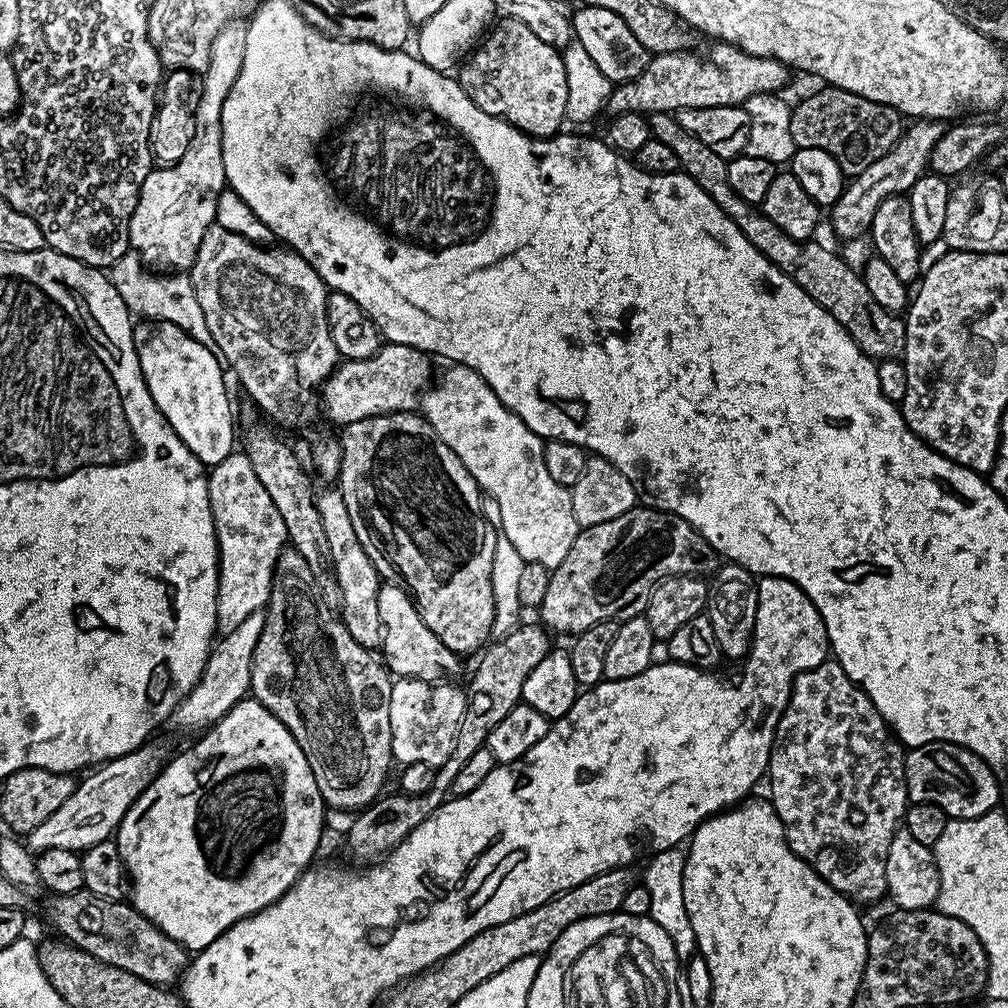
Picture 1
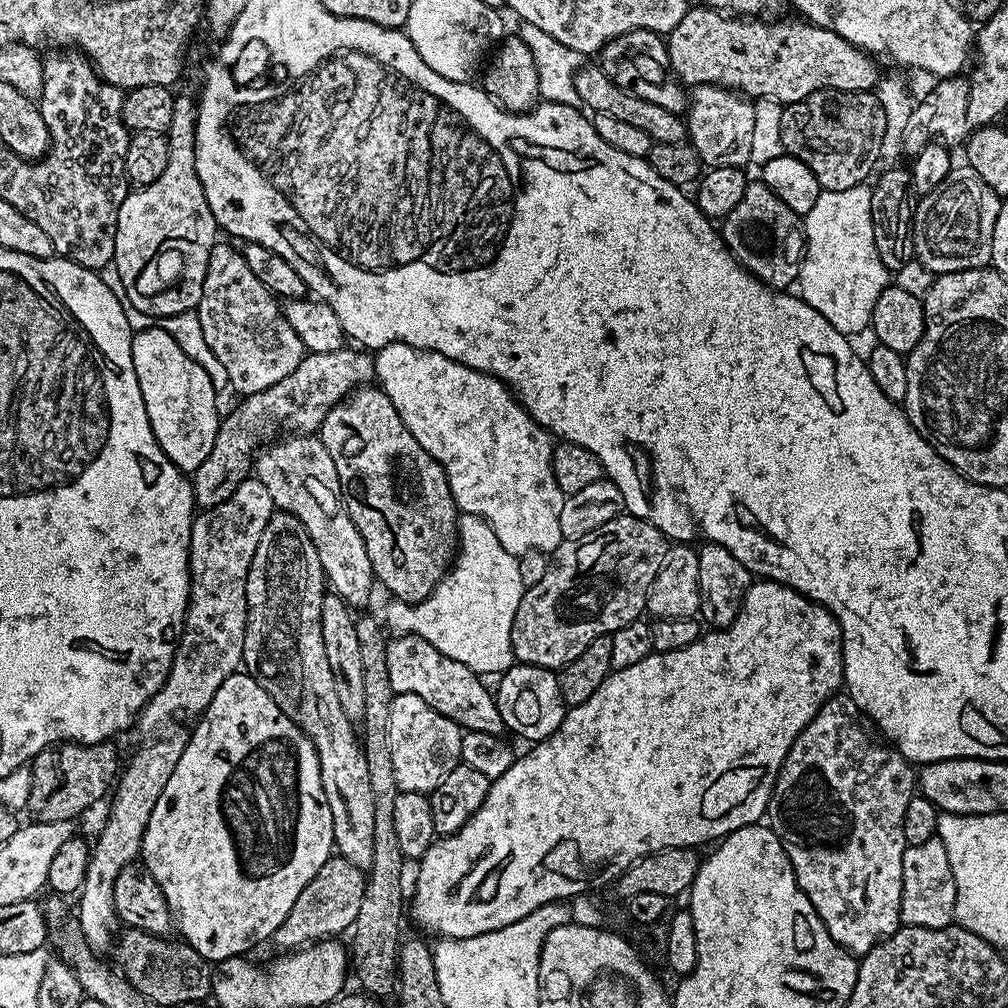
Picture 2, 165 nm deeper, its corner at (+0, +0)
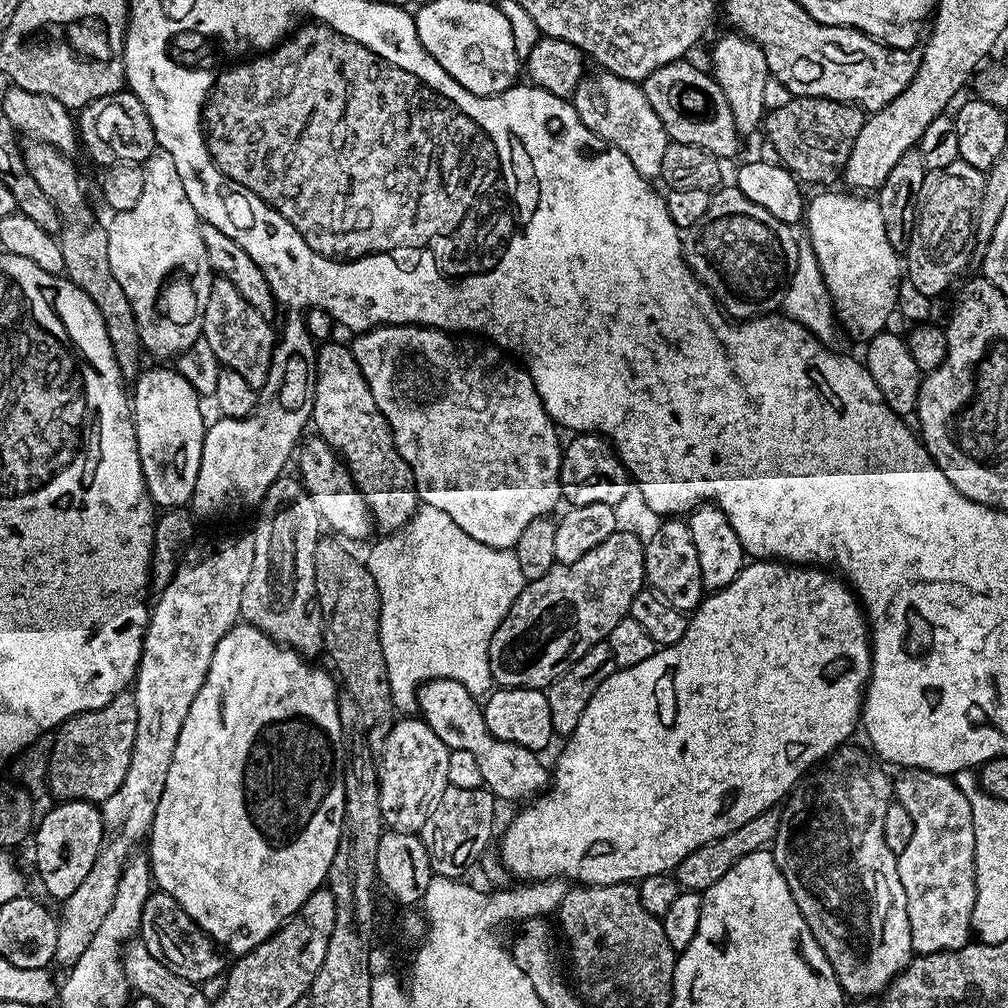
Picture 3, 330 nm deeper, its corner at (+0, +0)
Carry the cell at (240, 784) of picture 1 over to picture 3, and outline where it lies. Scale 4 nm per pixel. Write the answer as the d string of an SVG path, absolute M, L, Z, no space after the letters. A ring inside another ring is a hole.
M238 622L218 642L214 658L210 658L210 670L186 722L182 722L182 734L178 734L178 746L174 746L174 758L170 762L170 774L166 774L166 786L154 814L152 831L146 840L146 855L152 869L152 879L159 891L170 894L186 914L211 938L213 944L225 953L233 952L239 958L254 950L270 934L274 934L296 913L298 906L314 894L327 881L330 862L334 862L334 850L338 850L338 838L344 817L344 757L346 745L342 718L338 718L340 696L337 681L327 667L315 668L293 648L285 648L247 622Z

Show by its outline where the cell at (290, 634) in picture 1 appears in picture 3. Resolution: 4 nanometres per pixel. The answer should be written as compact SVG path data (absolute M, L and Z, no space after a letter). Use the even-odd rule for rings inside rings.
M282 474L272 483L264 501L258 506L260 517L257 518L254 529L254 566L246 582L246 590L242 590L240 615L277 644L293 648L305 658L316 658L312 656L324 652L324 619L316 597L314 578L314 550L322 535L322 521L318 506L308 489L295 475L288 475Z

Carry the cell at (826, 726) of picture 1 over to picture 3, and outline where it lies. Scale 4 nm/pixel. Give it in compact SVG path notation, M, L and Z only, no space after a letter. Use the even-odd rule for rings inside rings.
M841 747L831 757L832 765L829 768L821 767L819 769L821 772L820 777L816 780L816 788L806 789L801 800L796 797L796 794L792 794L783 801L782 807L779 809L780 825L770 851L776 860L778 870L782 870L782 874L790 886L790 894L794 898L806 926L810 926L818 946L824 948L826 958L830 962L830 966L834 966L834 974L845 993L852 998L875 998L881 995L884 989L891 984L892 979L905 968L914 953L910 934L910 918L906 914L906 890L902 890L902 878L898 878L897 853L892 852L890 846L886 846L886 834L882 834L882 825L886 822L886 810L894 802L894 780L891 775L888 777L883 772L883 770L885 771L883 767L875 768L858 749L852 747Z

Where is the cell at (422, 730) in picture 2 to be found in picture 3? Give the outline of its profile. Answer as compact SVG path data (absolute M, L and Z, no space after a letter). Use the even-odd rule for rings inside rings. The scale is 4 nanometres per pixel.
M400 718L392 725L390 734L384 743L384 751L378 756L378 779L380 782L380 805L382 806L382 818L385 825L393 832L419 833L420 827L426 822L426 818L432 812L432 807L438 802L438 798L449 787L446 778L446 766L450 763L448 757L450 749L430 730L430 726L422 718Z

